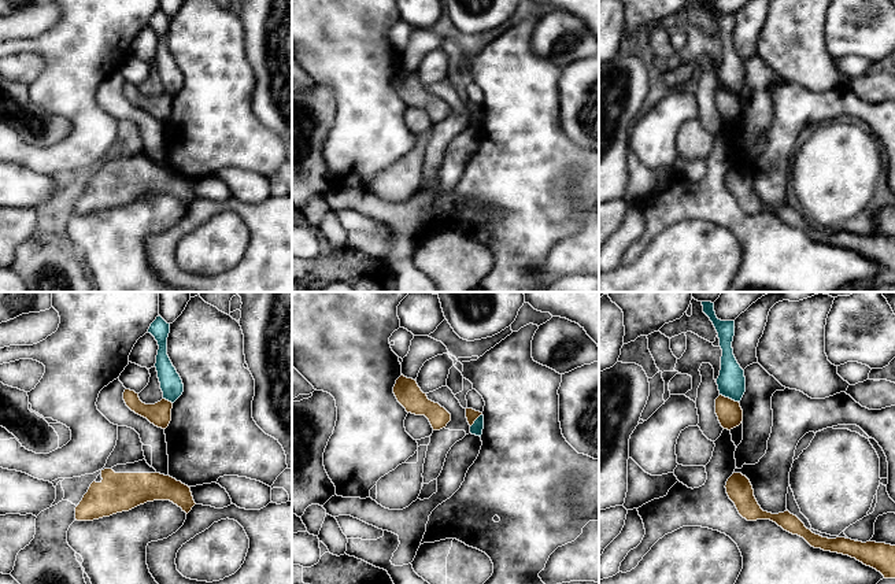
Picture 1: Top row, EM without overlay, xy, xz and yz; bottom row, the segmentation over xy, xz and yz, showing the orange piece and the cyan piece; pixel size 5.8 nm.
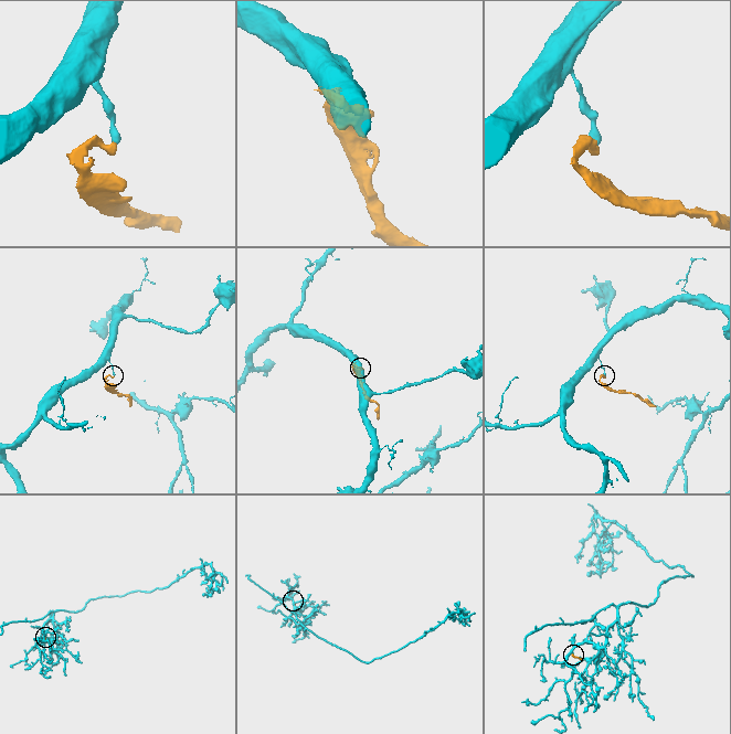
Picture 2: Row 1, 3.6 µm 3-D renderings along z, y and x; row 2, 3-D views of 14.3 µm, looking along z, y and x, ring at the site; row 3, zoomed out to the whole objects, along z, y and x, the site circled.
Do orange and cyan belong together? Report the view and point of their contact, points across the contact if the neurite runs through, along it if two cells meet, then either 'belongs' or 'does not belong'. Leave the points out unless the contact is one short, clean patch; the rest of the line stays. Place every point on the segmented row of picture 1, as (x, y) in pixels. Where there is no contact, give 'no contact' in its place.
yz (728, 398) | along yz (720, 394), (738, 402) | does not belong

